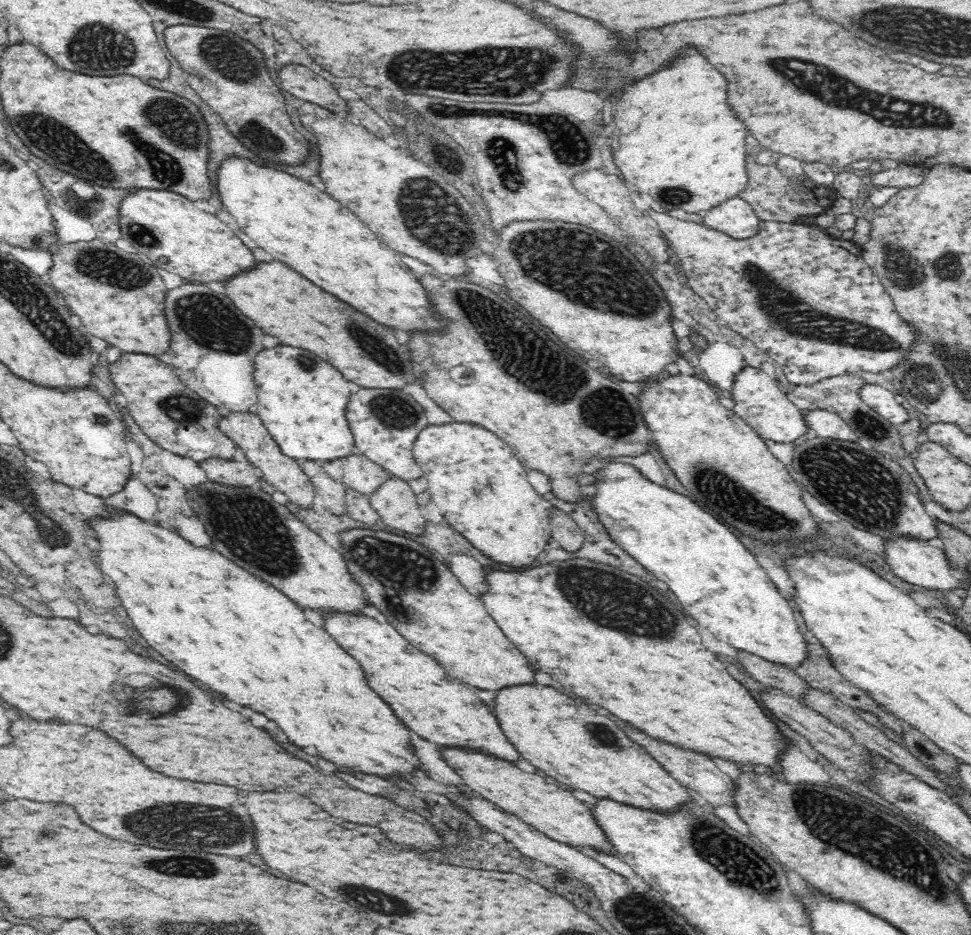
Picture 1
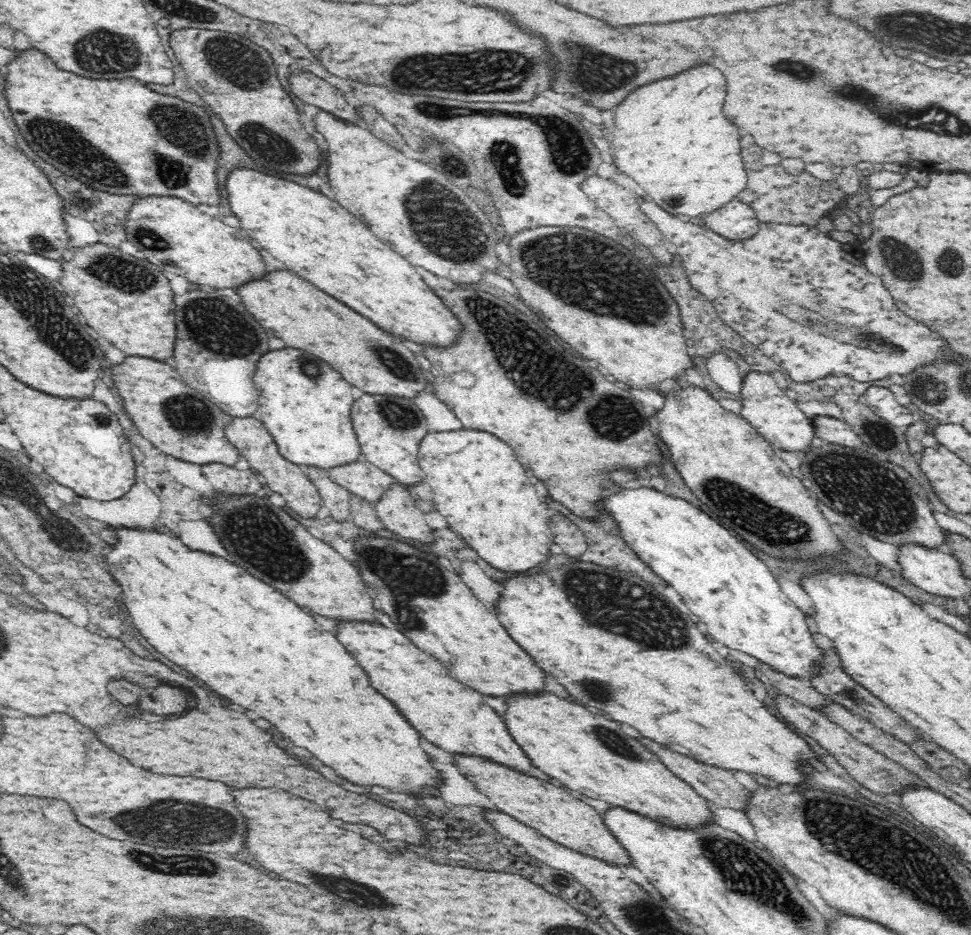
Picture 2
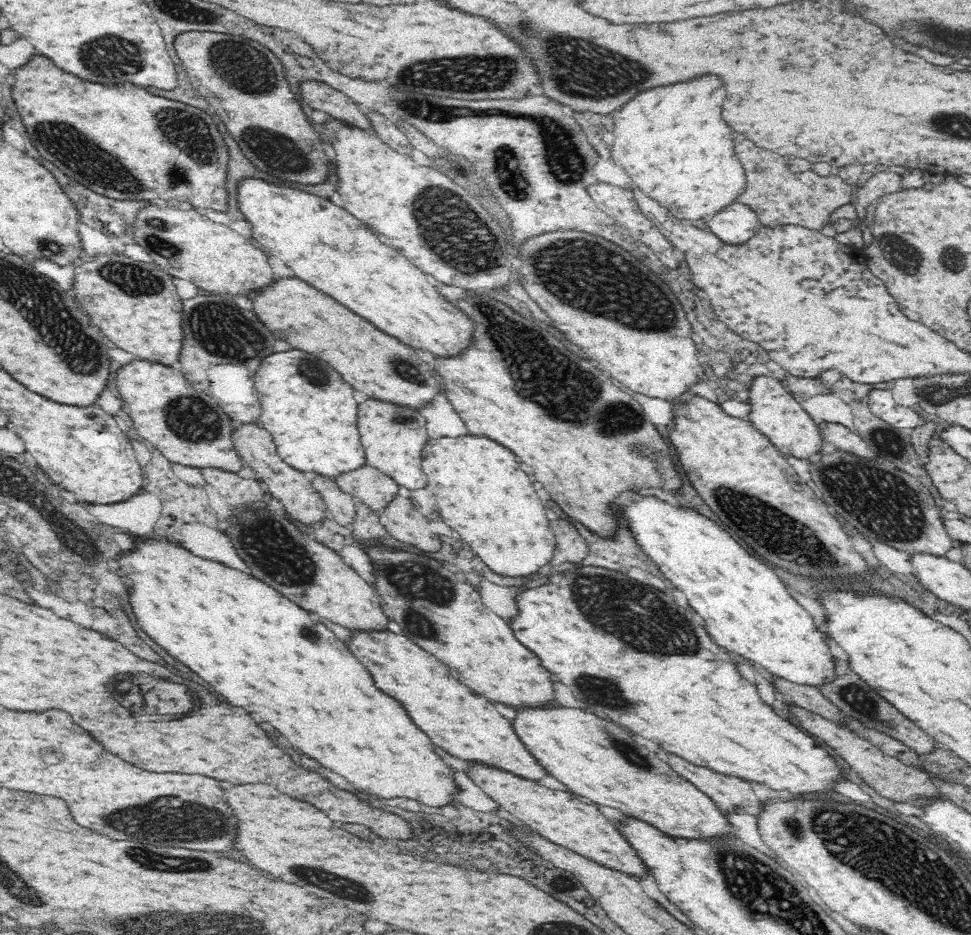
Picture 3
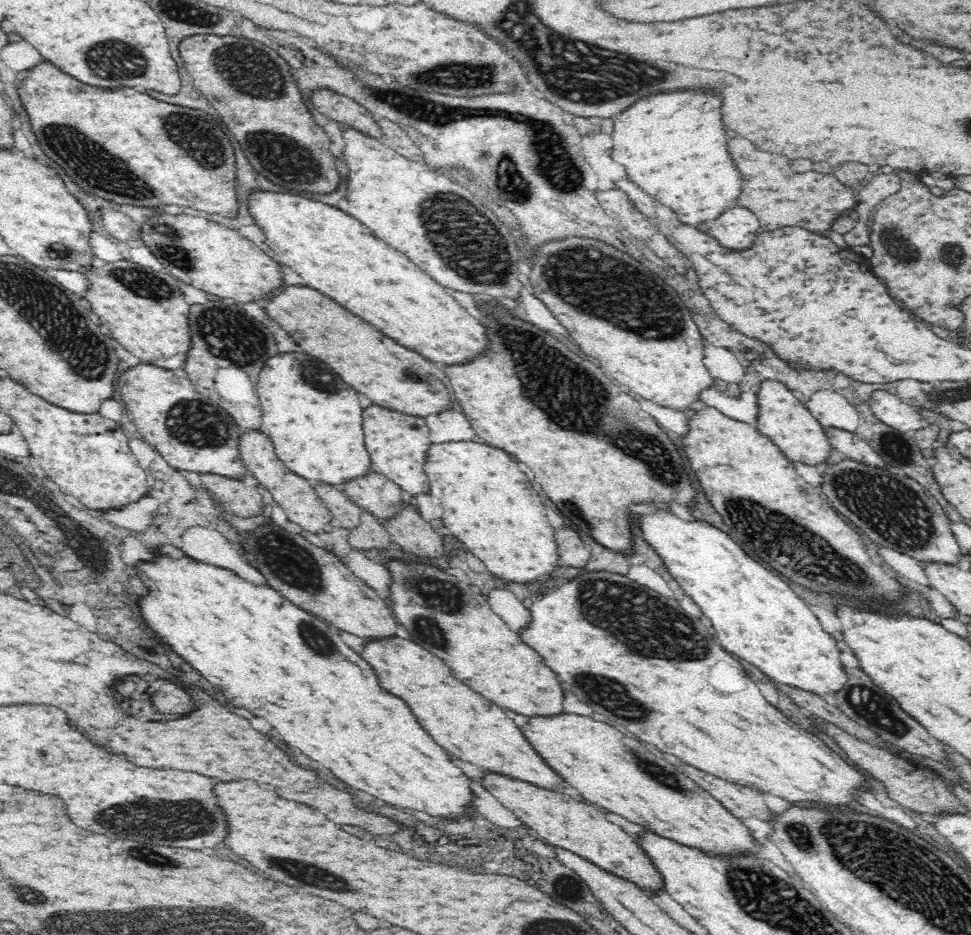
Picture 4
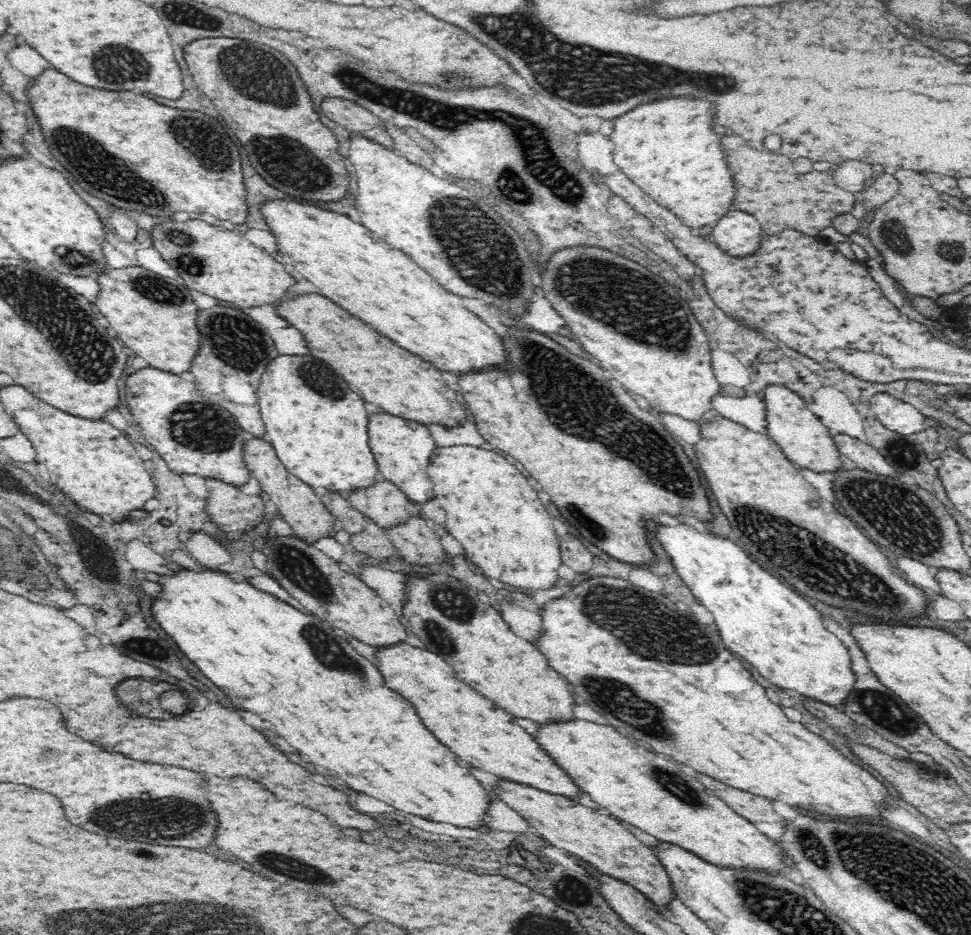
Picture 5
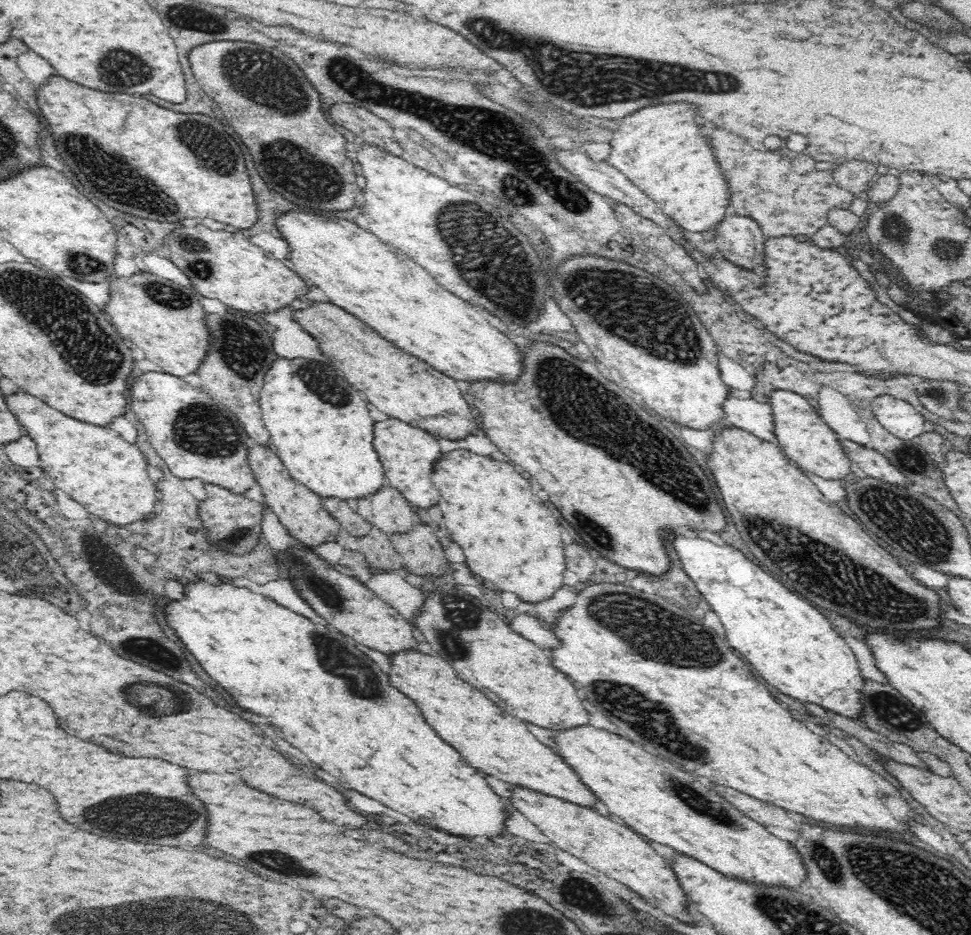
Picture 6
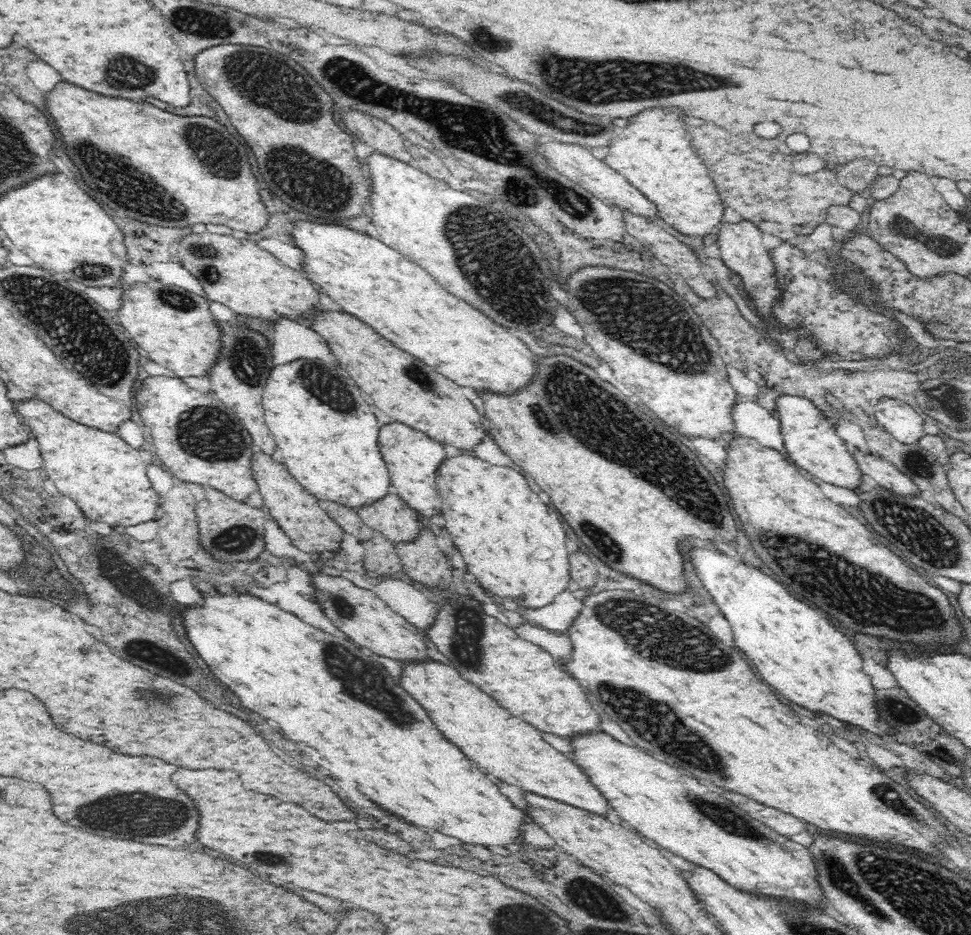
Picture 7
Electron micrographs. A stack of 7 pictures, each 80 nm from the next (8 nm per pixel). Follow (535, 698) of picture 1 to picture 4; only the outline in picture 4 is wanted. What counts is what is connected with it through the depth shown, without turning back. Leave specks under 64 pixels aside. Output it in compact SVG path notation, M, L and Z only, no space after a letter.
M574 713L550 716L550 718L528 718L524 726L524 735L532 743L532 747L546 759L548 765L556 769L568 786L588 799L590 803L602 810L618 814L634 824L640 824L644 830L650 831L664 839L672 840L682 846L695 848L708 857L720 859L738 859L754 857L760 859L762 850L756 844L757 836L744 824L742 818L734 816L732 811L700 787L696 781L680 771L675 765L662 758L660 752L642 742L636 742L622 734L610 724L598 722L590 716Z

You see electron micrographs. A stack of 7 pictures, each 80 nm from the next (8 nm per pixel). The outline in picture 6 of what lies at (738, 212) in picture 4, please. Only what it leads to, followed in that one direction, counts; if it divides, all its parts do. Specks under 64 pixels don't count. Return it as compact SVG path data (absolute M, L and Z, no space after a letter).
M726 216L715 231L718 254L728 262L748 272L759 272L764 267L766 236L754 220Z

